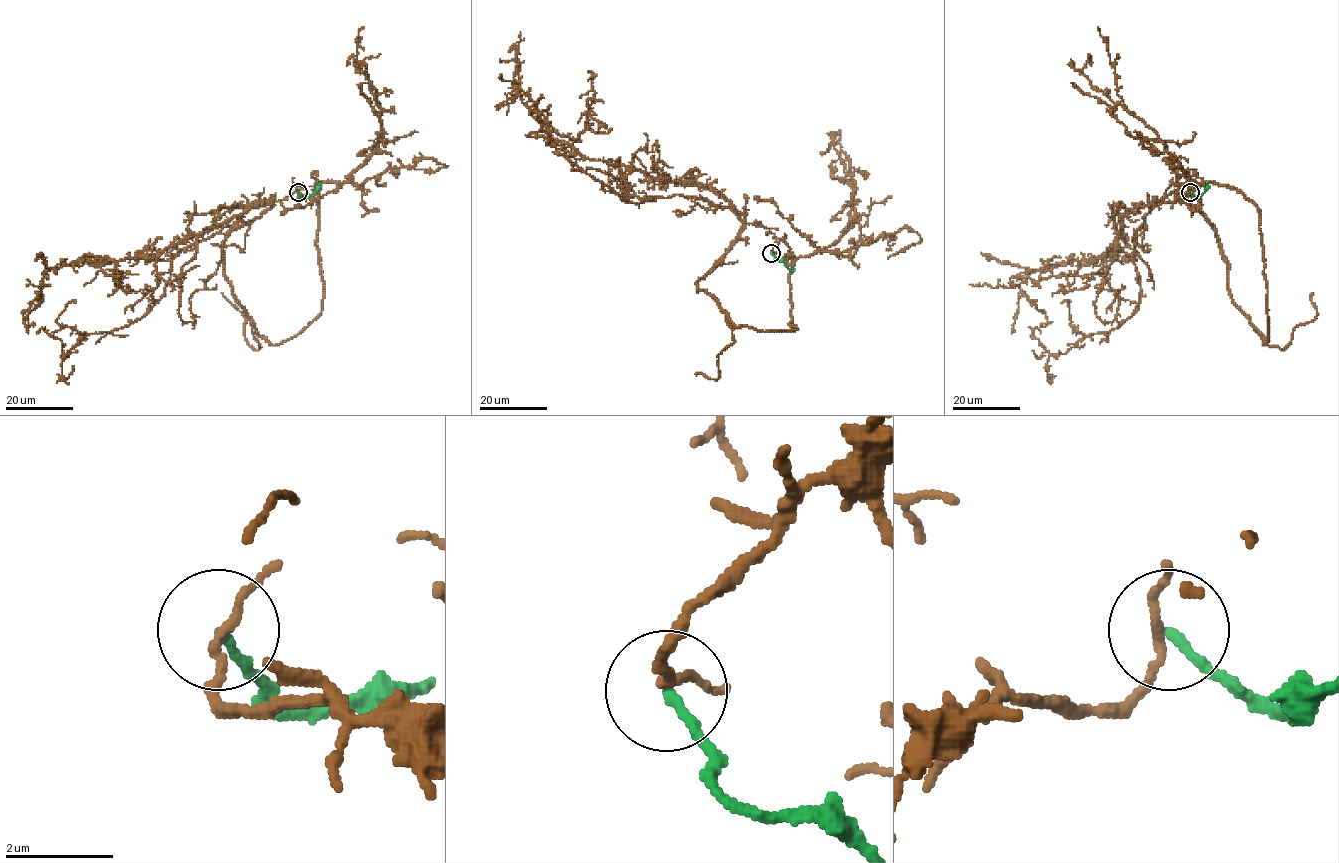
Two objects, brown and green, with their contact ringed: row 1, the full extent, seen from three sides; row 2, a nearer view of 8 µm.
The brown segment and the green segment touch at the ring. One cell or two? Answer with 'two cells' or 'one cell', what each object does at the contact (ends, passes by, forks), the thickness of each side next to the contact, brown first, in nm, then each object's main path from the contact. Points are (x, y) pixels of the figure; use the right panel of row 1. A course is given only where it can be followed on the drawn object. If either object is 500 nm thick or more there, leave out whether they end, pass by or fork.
two cells; brown passes by; green ends there; 150 nm thick on the brown side, 180 nm on the other; brown runs (1190, 191), (1257, 208), (1263, 345), (1187, 202), (1139, 205), (1103, 257), (1032, 272), (1019, 289), (1052, 321); green runs (1190, 191), (1199, 196), (1207, 189), (1207, 182)

